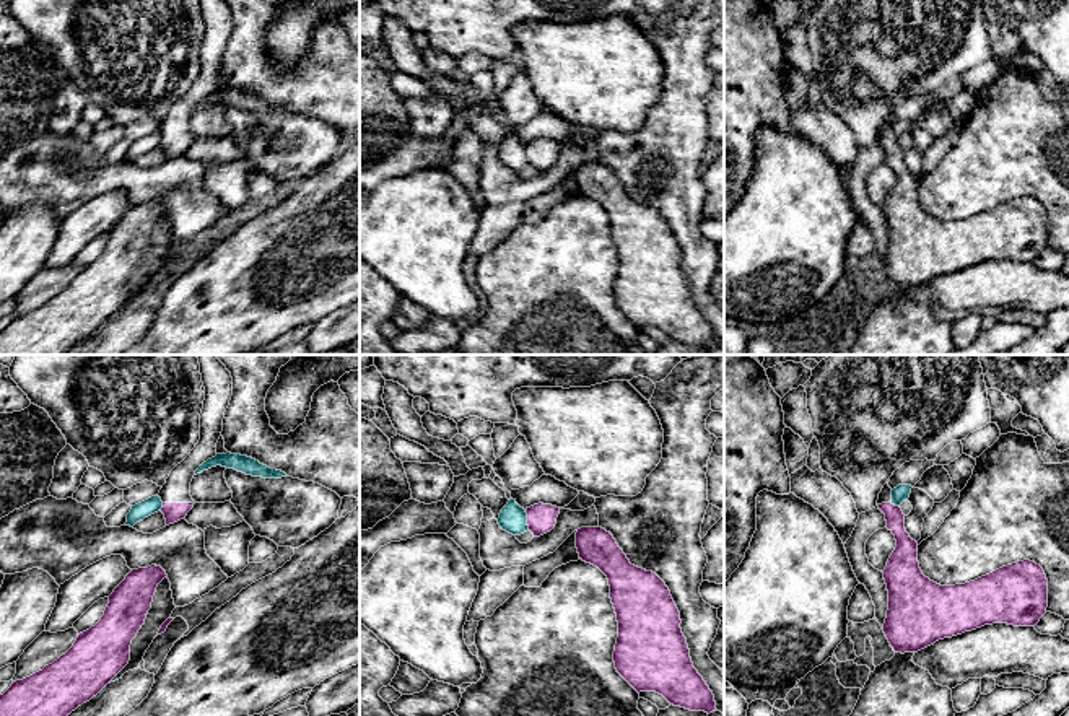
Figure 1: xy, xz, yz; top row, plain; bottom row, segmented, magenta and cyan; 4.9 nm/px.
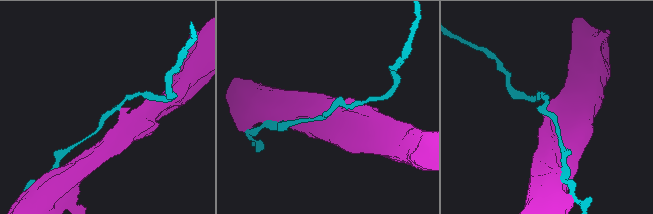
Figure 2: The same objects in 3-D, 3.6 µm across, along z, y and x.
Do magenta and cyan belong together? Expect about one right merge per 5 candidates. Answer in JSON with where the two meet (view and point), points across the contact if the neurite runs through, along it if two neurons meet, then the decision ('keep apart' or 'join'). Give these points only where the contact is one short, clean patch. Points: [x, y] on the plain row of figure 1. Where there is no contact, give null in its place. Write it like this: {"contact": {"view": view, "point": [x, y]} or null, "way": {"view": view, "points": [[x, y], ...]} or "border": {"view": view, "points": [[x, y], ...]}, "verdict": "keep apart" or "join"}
{"contact": {"view": "xz", "point": [527, 157]}, "verdict": "keep apart"}

